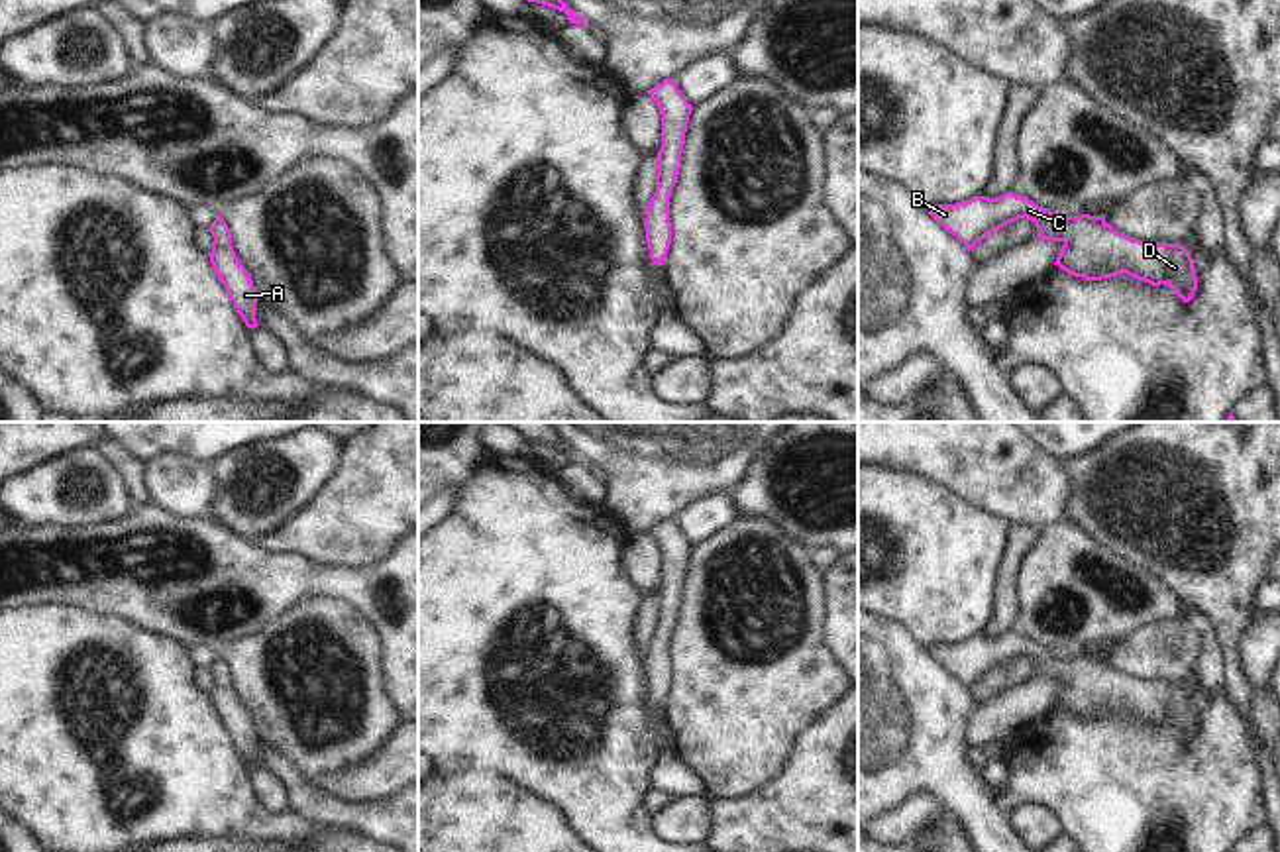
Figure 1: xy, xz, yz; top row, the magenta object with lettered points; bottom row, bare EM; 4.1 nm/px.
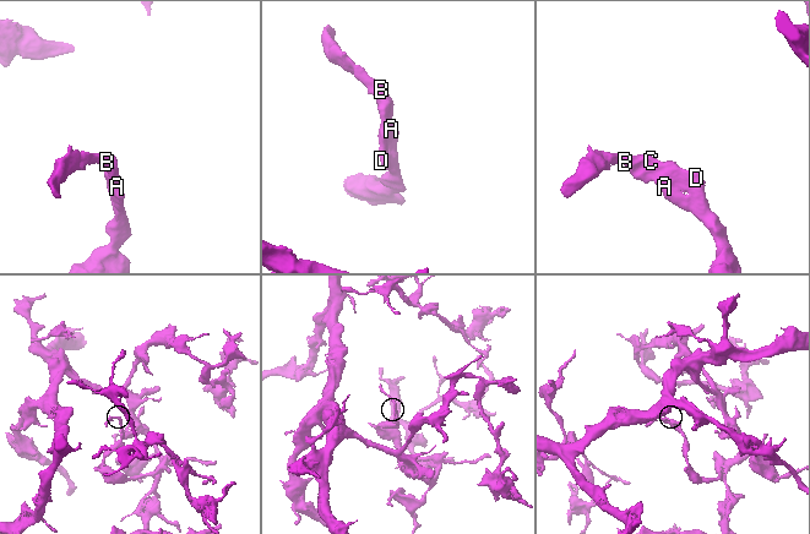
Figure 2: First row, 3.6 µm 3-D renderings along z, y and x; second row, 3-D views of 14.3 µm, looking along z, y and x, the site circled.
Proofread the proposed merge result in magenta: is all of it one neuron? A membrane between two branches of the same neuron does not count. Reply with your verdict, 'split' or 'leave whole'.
leave whole

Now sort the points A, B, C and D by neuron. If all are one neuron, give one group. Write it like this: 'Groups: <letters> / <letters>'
Groups: A B C D

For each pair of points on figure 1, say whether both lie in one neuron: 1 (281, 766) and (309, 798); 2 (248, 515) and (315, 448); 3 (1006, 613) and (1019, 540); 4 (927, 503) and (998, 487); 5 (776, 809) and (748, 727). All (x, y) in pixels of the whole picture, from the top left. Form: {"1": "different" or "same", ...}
{"1": "same", "2": "same", "3": "same", "4": "different", "5": "different"}

